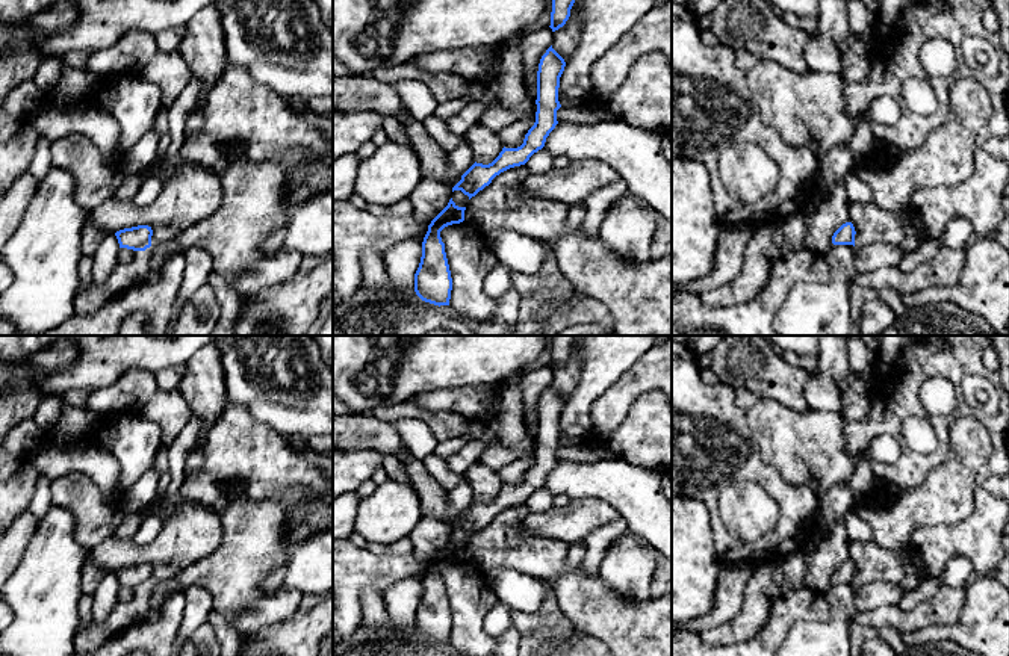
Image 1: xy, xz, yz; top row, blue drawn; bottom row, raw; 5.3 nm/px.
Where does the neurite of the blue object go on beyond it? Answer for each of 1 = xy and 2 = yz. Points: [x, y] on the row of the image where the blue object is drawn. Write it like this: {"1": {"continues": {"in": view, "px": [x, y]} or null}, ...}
{"1": {"continues": null}, "2": {"continues": null}}

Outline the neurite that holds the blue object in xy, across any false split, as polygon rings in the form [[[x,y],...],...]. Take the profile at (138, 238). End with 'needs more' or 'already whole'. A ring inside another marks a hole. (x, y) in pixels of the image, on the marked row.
[[[148,225],[124,228],[115,233],[120,248],[145,251],[151,246],[153,230]]] | already whole

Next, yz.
[[[852,222],[843,224],[832,236],[834,245],[853,245],[855,246],[855,227]]] | already whole

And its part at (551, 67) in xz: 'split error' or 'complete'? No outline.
complete

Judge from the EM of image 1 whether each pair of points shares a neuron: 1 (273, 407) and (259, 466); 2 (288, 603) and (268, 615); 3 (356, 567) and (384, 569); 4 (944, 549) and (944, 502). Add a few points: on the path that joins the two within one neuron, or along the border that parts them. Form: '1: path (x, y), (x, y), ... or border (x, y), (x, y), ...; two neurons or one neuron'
1: border (239, 404), (286, 439); two neurons
2: path (283, 605), (273, 611); one neuron
3: path (363, 569), (377, 569); one neuron
4: border (974, 505), (964, 519), (922, 526), (911, 538); two neurons

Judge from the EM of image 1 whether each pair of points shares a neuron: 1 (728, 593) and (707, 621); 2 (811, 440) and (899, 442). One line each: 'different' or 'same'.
1: same
2: different

